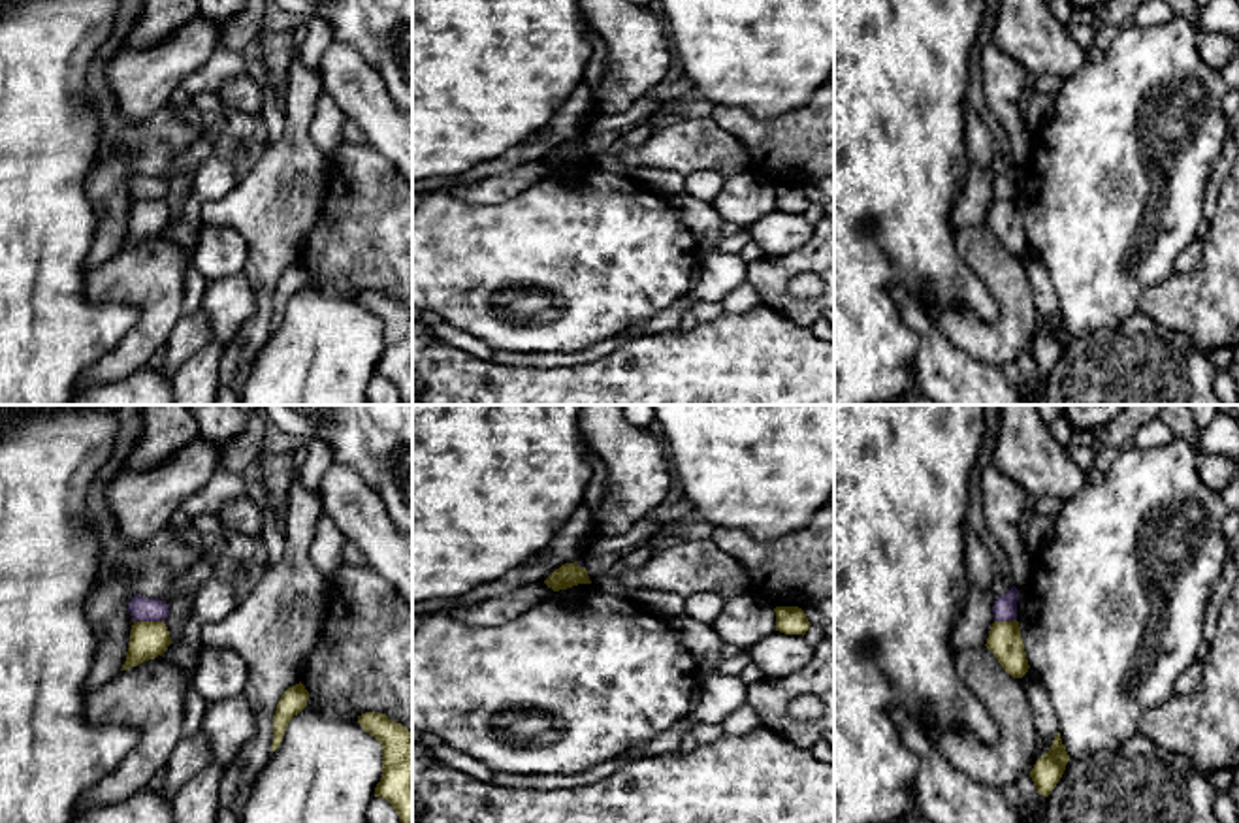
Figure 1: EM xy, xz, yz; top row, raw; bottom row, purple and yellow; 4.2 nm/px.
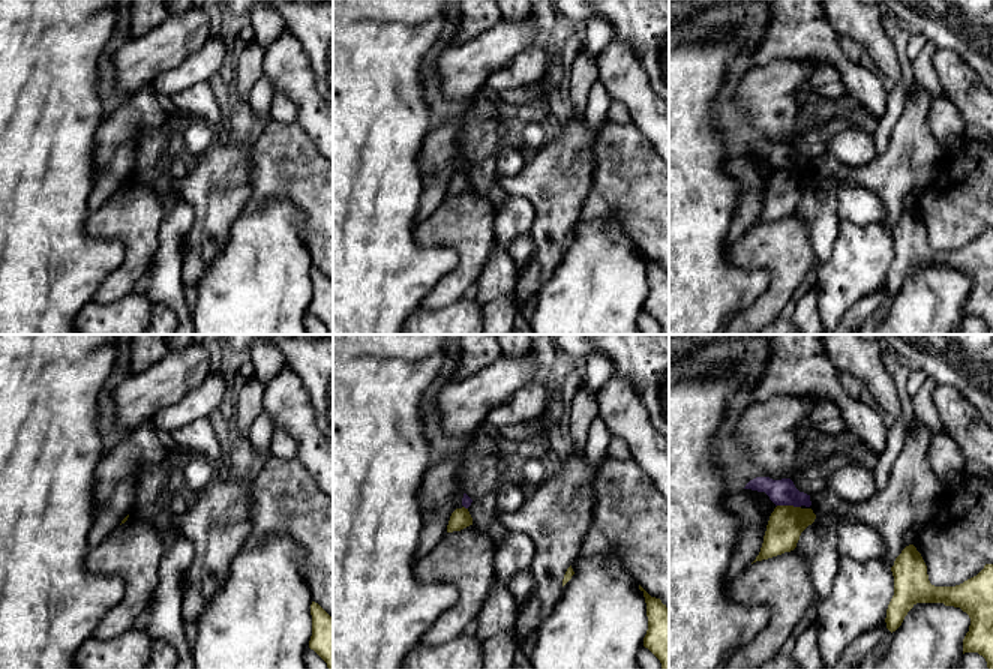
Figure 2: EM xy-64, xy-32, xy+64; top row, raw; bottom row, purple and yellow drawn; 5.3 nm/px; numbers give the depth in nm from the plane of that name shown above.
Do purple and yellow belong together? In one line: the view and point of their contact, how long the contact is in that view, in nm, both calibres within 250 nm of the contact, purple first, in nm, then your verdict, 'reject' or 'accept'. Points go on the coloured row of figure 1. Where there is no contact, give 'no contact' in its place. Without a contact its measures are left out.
contact xy (149, 620); length 130 nm; calibres 110 and 160 nm; reject

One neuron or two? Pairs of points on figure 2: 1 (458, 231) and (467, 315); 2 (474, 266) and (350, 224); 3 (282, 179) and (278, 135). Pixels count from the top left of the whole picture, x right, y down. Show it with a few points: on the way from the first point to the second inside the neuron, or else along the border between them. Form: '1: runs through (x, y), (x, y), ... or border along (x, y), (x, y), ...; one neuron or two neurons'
1: border along (462, 297), (444, 306), (428, 308); two neurons
2: border along (452, 246), (458, 255), (458, 263), (434, 285); two neurons
3: runs through (282, 168), (281, 146); one neuron

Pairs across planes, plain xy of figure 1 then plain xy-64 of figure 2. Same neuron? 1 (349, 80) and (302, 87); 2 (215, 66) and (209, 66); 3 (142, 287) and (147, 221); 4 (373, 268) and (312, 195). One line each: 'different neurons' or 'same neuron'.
1: same neuron
2: same neuron
3: same neuron
4: same neuron

